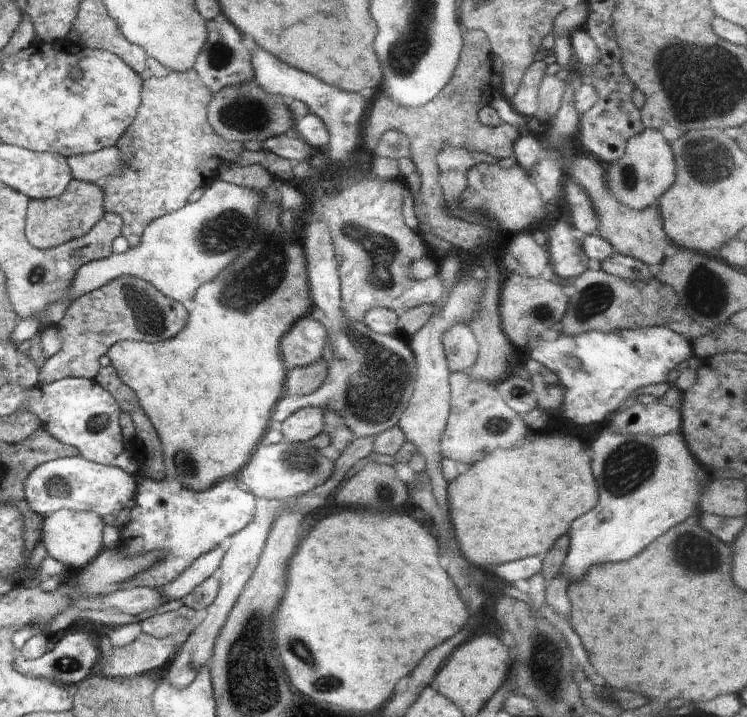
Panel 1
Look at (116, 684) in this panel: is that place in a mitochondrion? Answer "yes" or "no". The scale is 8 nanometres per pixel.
no

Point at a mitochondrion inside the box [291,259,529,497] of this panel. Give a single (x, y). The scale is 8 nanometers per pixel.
(379, 382)

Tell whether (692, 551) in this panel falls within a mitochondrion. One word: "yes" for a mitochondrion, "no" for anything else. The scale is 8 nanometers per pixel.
yes

